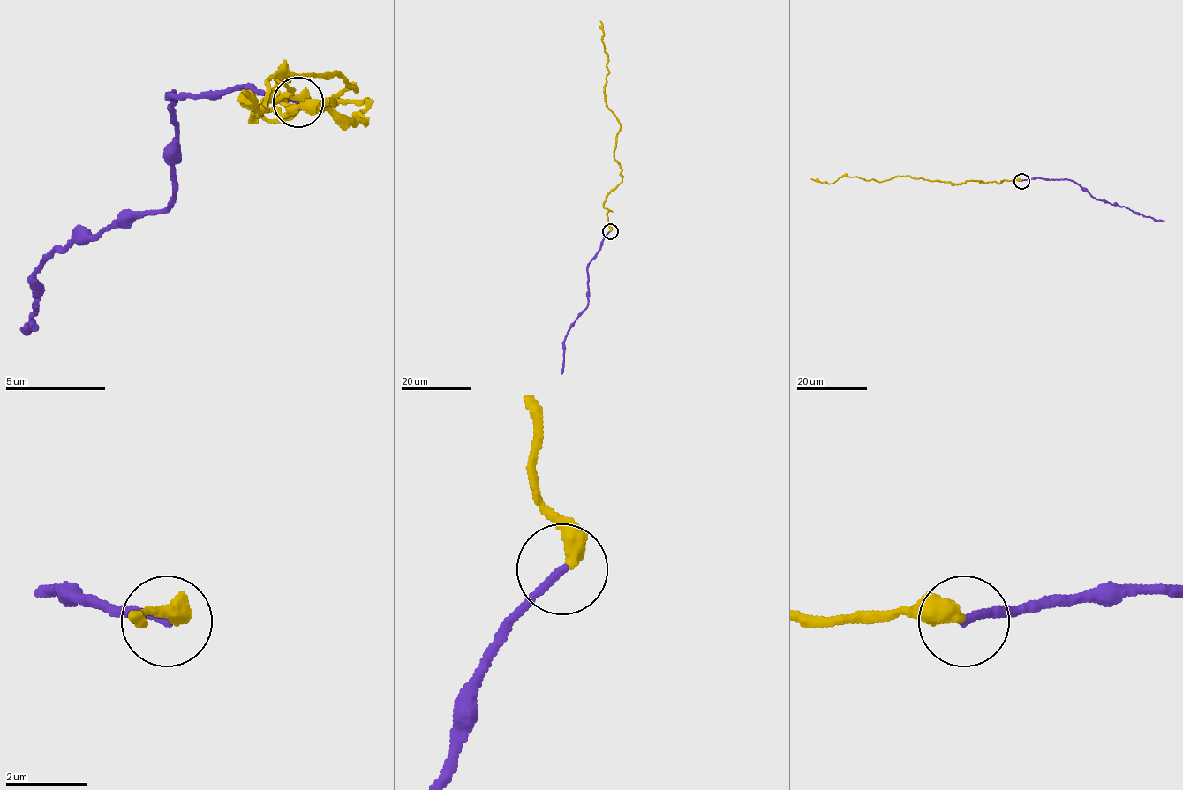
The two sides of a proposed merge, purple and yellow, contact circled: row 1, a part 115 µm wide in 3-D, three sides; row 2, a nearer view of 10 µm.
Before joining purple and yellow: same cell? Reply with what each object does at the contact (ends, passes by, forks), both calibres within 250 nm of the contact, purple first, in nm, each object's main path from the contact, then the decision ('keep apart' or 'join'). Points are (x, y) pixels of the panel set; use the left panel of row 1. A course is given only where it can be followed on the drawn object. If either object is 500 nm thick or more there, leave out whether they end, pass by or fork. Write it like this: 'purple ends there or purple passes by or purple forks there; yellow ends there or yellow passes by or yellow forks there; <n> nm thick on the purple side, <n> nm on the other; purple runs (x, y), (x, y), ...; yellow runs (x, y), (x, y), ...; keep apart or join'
purple ends there; yellow ends there; 200 nm thick on the purple side, 440 nm on the other; purple runs (297, 101), (246, 86), (171, 96), (171, 201), (76, 236), (36, 271), (36, 321), (21, 331); yellow runs (297, 101), (261, 111), (372, 101), (242, 91); keep apart

